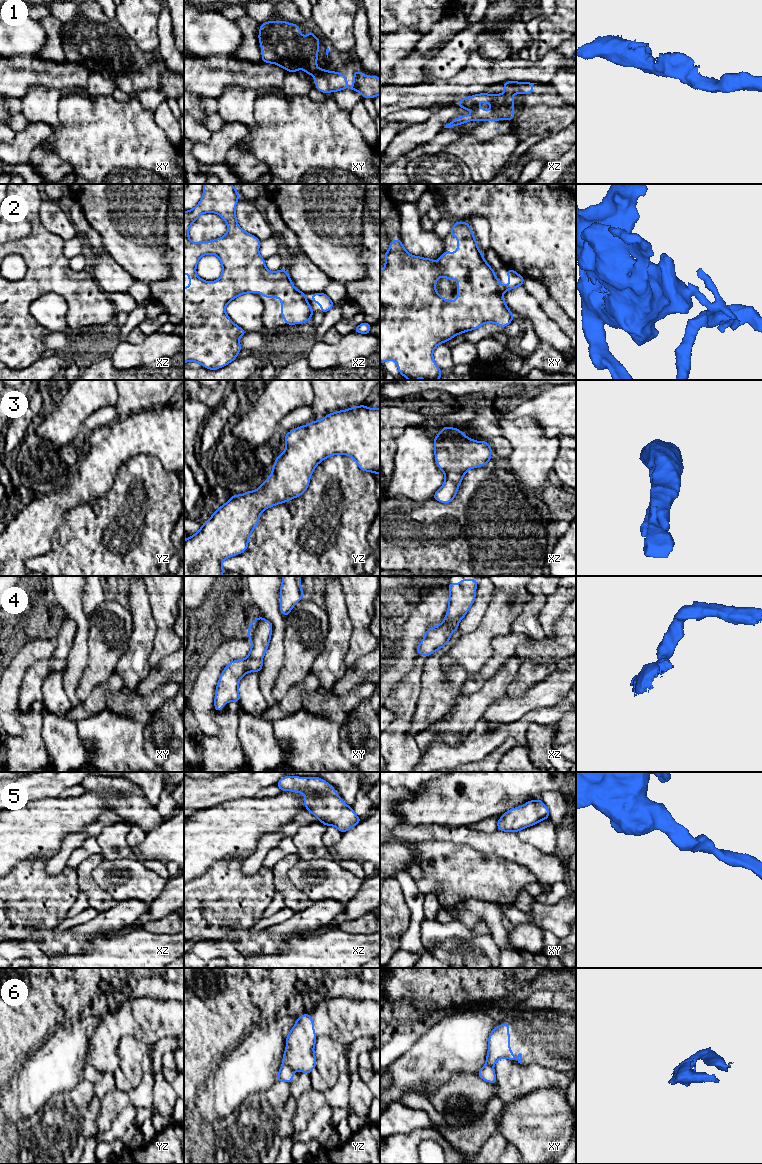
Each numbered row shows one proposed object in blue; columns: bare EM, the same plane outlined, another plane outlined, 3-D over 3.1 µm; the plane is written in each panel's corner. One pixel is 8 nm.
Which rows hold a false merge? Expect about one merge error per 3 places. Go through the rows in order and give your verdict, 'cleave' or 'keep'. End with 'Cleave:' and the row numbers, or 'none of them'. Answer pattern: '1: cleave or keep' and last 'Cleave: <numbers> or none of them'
1: keep
2: cleave
3: keep
4: cleave
5: keep
6: cleave
Cleave: 2, 4, 6

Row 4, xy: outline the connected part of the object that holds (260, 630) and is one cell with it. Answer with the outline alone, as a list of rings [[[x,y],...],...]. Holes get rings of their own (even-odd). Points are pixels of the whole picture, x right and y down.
[[[259,616],[254,621],[250,622],[247,634],[251,642],[251,650],[248,657],[263,659],[270,643],[272,624]]]

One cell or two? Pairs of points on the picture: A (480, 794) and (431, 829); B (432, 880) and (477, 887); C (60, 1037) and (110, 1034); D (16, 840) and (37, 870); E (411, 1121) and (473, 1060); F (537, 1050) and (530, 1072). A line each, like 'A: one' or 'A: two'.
A: two
B: one
C: two
D: two
E: two
F: two

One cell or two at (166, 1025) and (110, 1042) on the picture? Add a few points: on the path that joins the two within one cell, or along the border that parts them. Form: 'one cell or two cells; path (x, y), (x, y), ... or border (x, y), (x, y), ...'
one cell; path (152, 1023), (127, 1023), (122, 1028)

